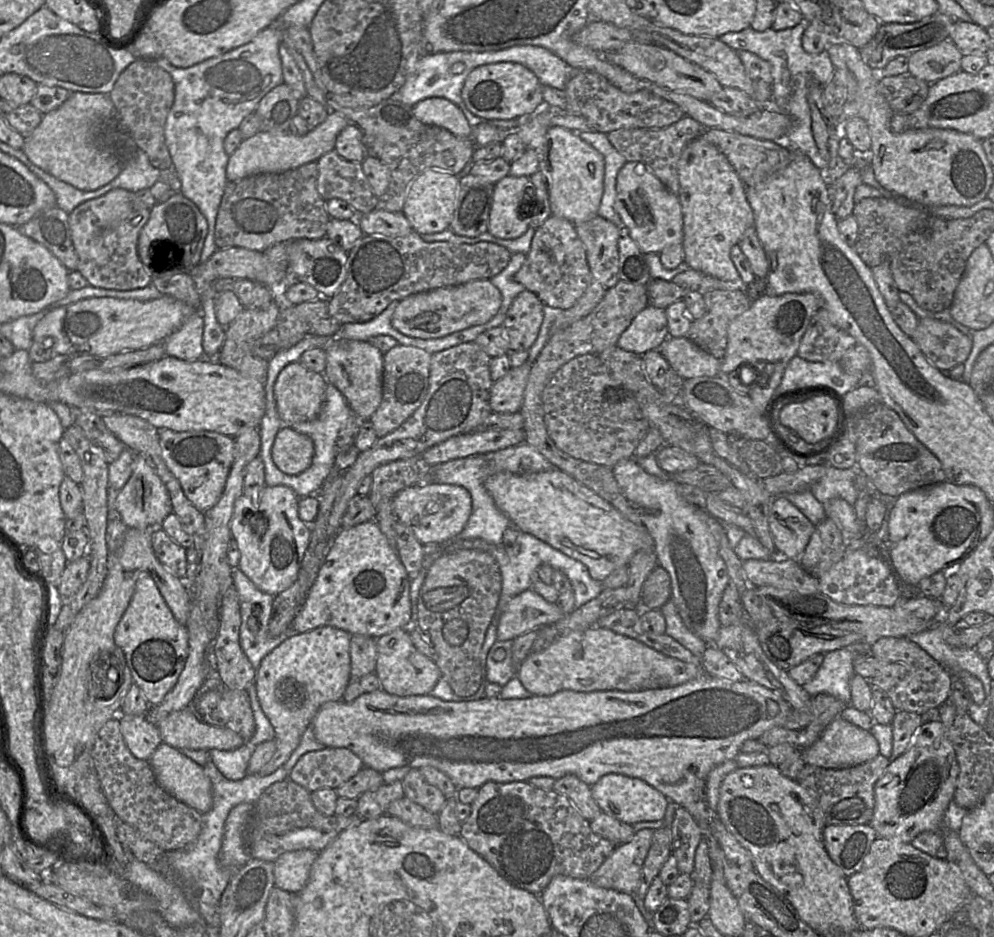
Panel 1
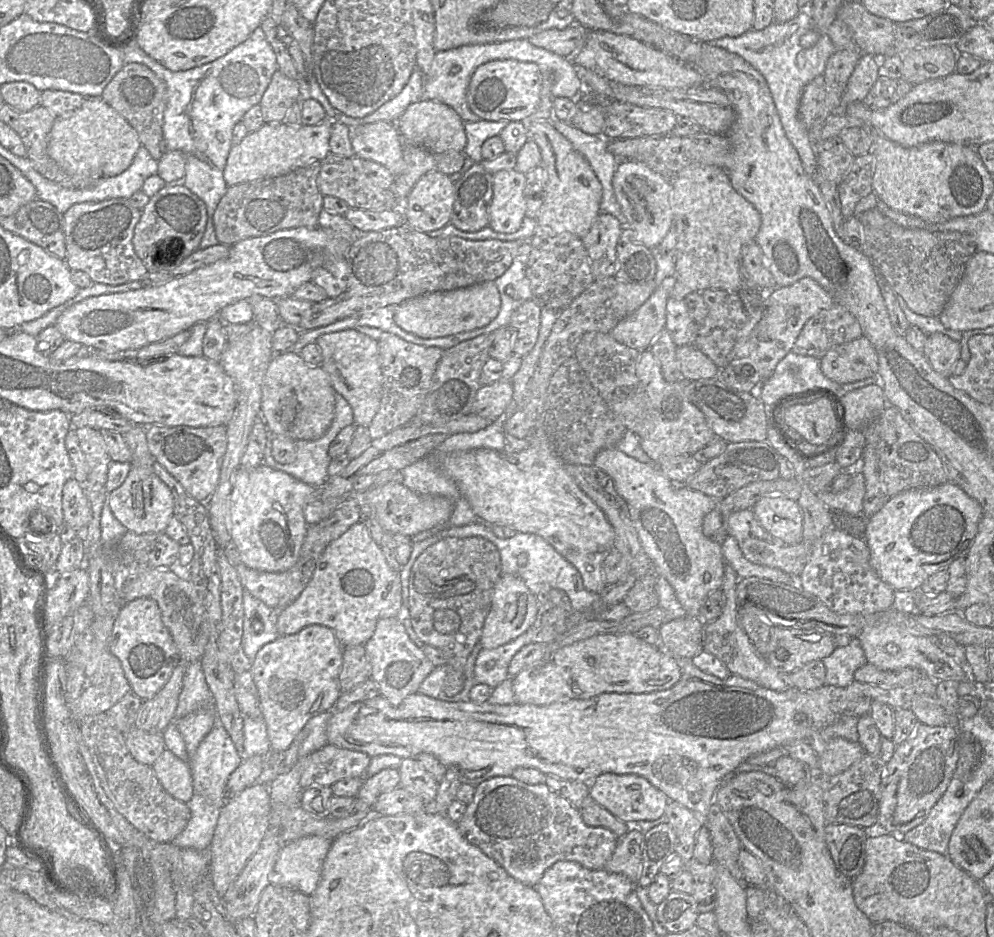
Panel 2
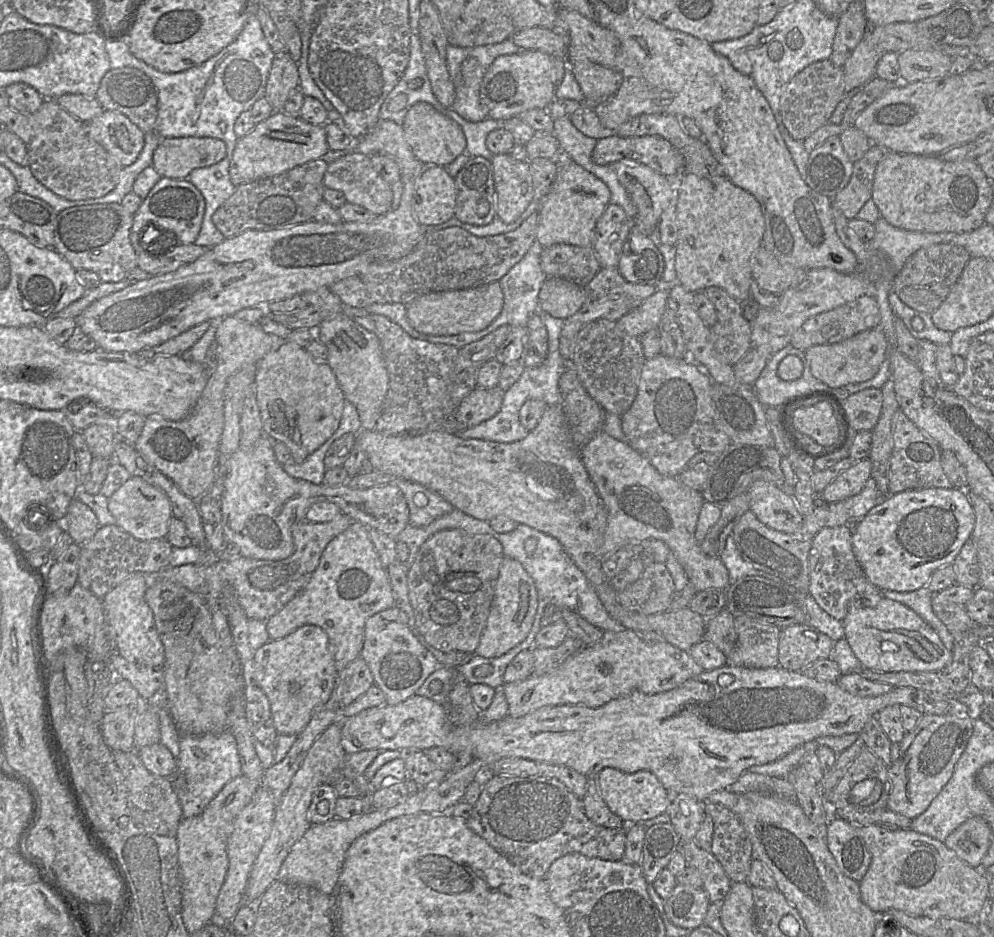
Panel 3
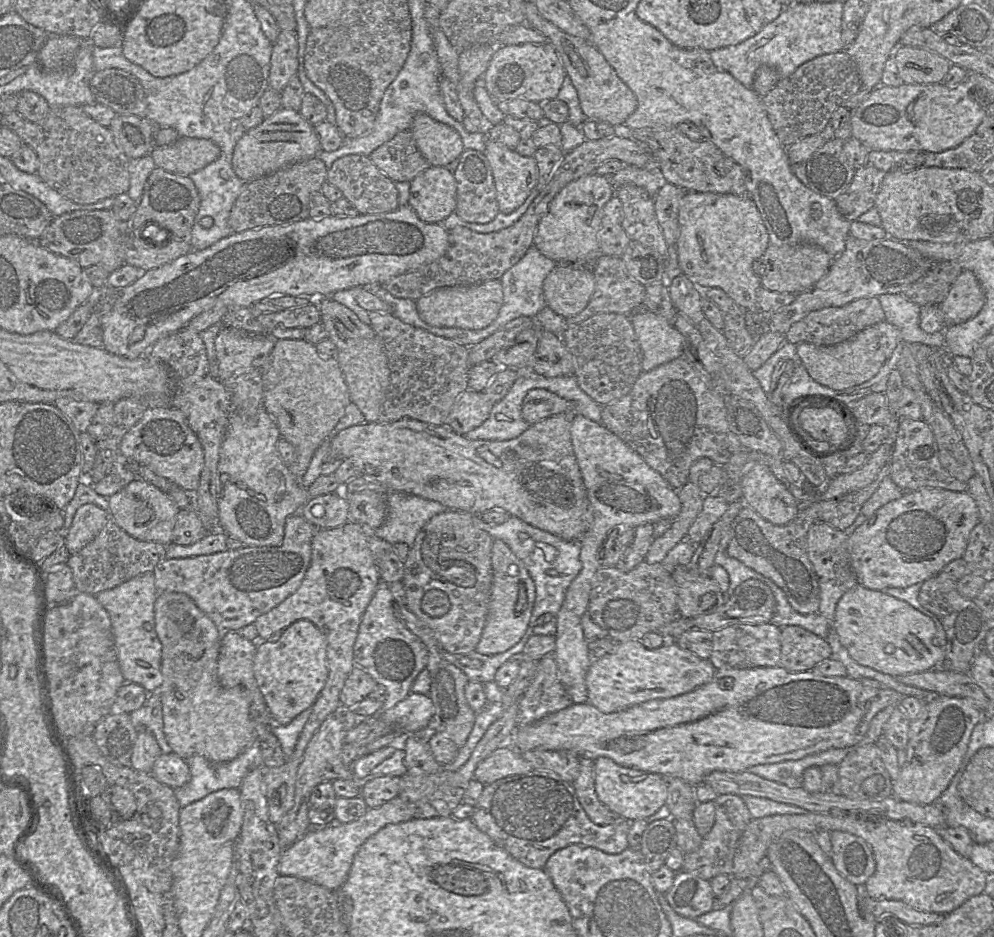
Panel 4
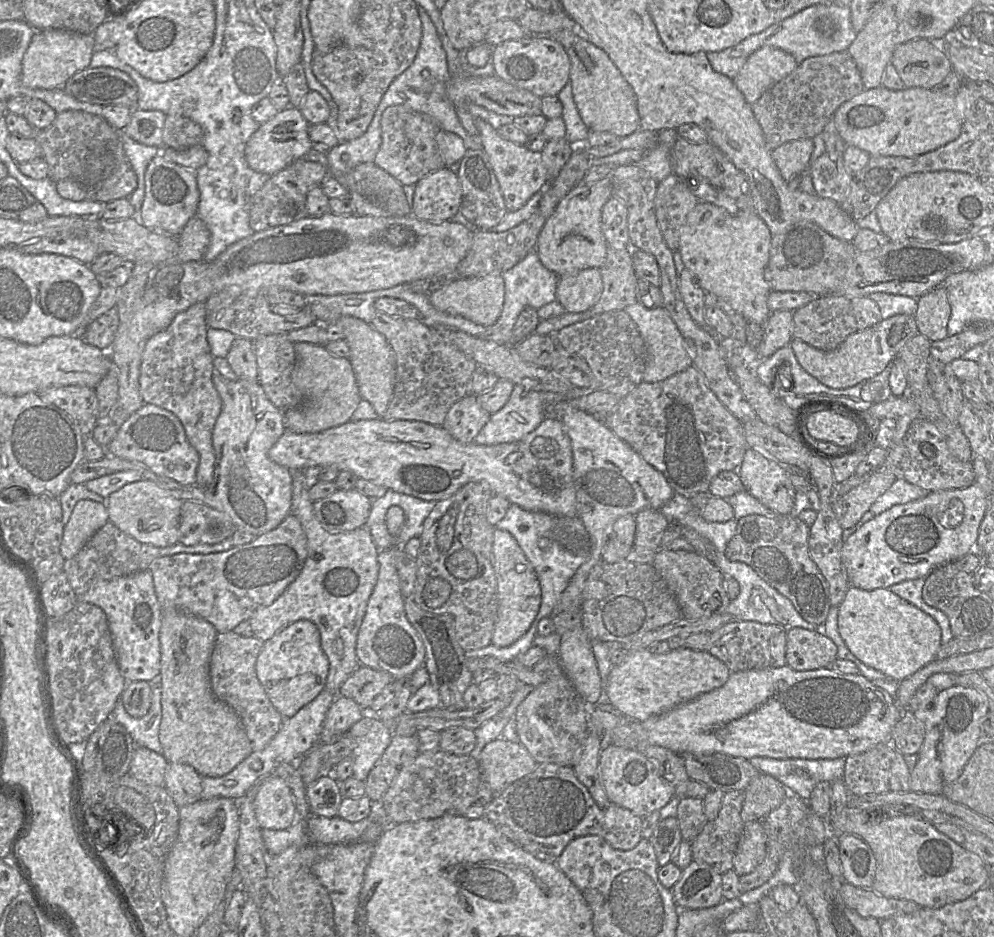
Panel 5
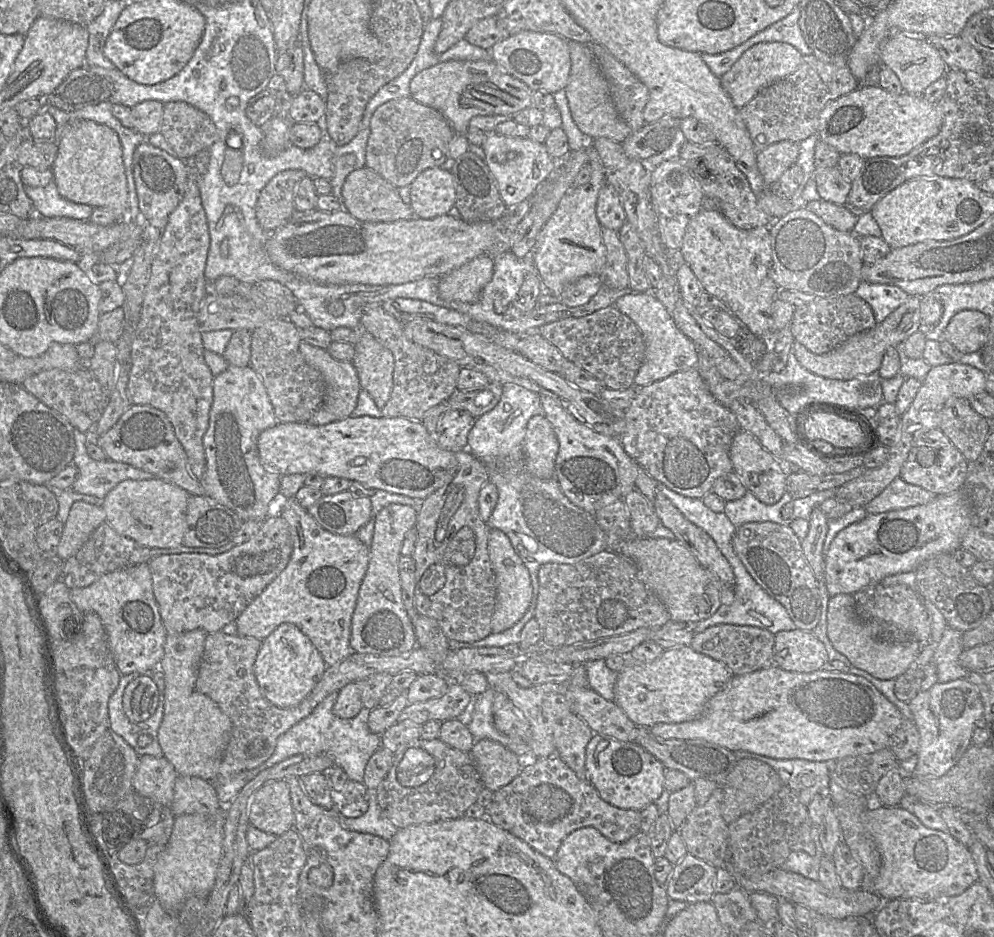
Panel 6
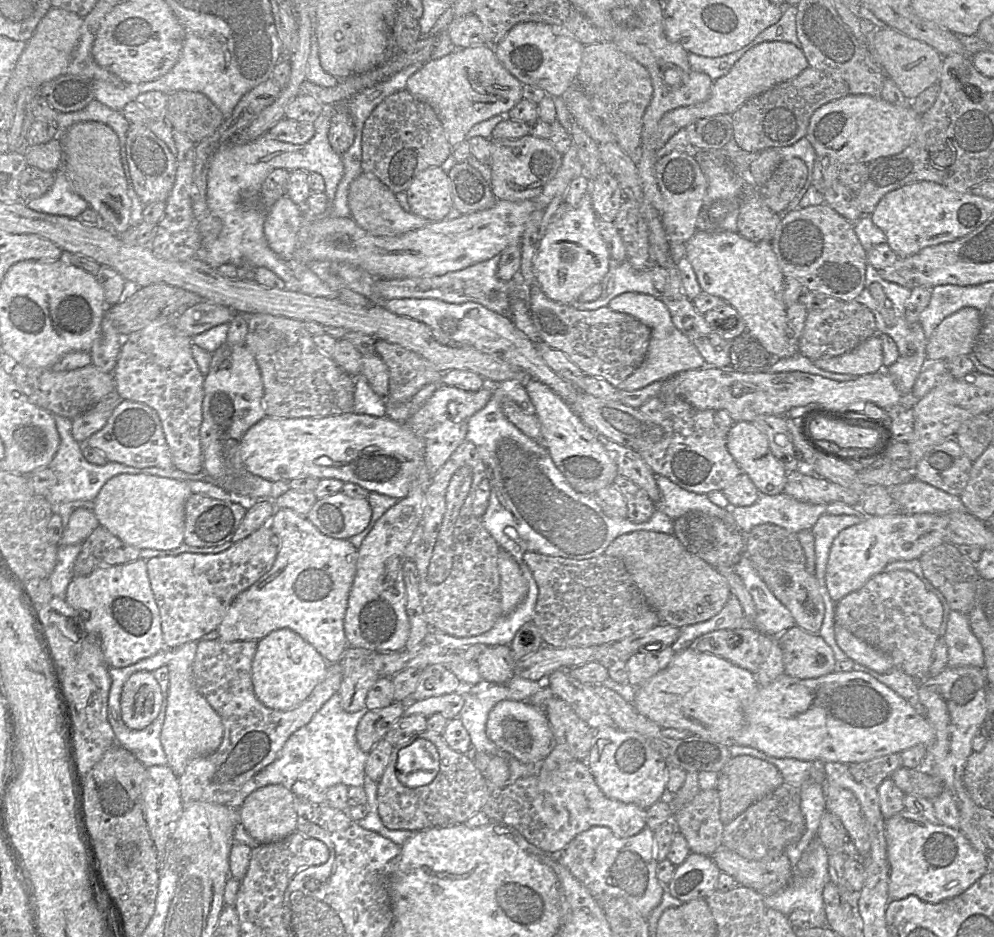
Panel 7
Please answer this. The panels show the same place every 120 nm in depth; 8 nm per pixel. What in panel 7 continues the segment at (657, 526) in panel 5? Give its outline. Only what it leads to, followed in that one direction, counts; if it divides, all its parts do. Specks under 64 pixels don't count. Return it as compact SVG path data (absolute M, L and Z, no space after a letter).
M618 475L613 483L623 494L627 502L627 518L634 523L647 522L654 511L656 504L647 493L623 475Z

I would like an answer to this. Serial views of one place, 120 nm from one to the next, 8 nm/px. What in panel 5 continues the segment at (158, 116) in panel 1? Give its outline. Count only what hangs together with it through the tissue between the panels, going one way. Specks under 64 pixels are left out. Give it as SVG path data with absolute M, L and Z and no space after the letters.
M88 67L75 73L64 85L64 92L78 101L136 108L138 87L125 72L111 67Z

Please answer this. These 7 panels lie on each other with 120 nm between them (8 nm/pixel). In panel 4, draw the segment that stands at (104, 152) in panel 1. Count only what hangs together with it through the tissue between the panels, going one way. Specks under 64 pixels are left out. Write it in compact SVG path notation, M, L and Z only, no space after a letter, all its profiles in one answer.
M117 114L108 128L126 156L137 159L150 154L154 149L154 127L147 117Z

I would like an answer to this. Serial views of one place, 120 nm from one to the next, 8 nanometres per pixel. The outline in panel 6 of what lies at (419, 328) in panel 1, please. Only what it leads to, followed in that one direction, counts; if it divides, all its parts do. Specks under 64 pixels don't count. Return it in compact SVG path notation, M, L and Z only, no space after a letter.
M488 255L479 256L466 265L440 277L439 296L447 302L477 302L493 274L493 259Z

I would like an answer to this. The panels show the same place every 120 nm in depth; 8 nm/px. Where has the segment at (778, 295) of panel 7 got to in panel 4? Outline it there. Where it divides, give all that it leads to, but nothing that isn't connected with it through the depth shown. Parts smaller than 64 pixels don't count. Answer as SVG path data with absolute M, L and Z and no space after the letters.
M688 191L678 212L679 236L675 243L678 264L683 275L701 288L720 288L744 311L758 310L756 290L760 279L753 270L753 263L769 245L769 236L753 200L747 196Z

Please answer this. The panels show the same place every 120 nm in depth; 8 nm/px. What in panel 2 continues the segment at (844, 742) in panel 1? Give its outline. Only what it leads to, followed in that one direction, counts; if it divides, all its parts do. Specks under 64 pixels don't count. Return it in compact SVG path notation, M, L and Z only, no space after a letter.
M833 738L828 741L825 752L819 756L816 773L837 775L856 763L865 753L859 742Z

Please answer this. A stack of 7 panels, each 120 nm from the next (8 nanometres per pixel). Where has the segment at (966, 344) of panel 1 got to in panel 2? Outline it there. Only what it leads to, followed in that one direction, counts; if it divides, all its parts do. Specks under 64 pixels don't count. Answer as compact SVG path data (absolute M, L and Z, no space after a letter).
M936 332L927 336L923 355L934 371L949 378L955 363L961 358L960 351L960 342Z

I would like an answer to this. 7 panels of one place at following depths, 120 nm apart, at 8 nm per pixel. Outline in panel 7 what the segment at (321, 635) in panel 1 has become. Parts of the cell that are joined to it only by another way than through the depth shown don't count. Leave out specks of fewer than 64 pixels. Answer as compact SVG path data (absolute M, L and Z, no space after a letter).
M288 628L274 630L257 642L251 675L254 693L268 708L288 711L310 696L327 669L328 662L299 634Z

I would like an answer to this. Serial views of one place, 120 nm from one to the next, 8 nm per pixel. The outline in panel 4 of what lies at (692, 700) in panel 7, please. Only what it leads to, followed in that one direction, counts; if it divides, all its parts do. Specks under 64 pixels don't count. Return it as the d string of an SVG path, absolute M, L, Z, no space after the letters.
M639 640L616 643L612 653L590 664L586 674L587 703L604 713L619 712L649 700L690 692L710 682L715 672L710 659L681 648L674 640L656 649L646 648Z

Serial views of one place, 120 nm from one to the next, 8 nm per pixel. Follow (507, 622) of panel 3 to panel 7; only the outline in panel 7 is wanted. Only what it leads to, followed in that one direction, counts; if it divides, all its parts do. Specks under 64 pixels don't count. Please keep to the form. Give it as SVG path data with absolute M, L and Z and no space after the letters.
M499 549L498 571L500 576L501 613L507 615L521 604L527 594L527 584L514 558Z

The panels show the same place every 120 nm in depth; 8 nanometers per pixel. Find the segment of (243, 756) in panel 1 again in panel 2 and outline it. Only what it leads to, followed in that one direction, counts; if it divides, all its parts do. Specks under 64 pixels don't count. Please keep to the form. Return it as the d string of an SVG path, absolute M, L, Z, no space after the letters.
M216 717L213 728L200 743L196 753L189 757L189 765L193 779L193 796L186 804L190 810L190 819L184 830L172 841L181 849L208 851L220 812L227 801L226 784L230 775L240 766L243 756L236 750L235 745Z

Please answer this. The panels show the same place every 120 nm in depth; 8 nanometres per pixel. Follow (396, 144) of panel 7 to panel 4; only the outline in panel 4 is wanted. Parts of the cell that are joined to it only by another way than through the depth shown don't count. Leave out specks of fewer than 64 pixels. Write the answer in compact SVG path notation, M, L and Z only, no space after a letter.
M410 130L397 133L368 157L381 172L395 183L410 183L419 173L430 167L417 148Z

